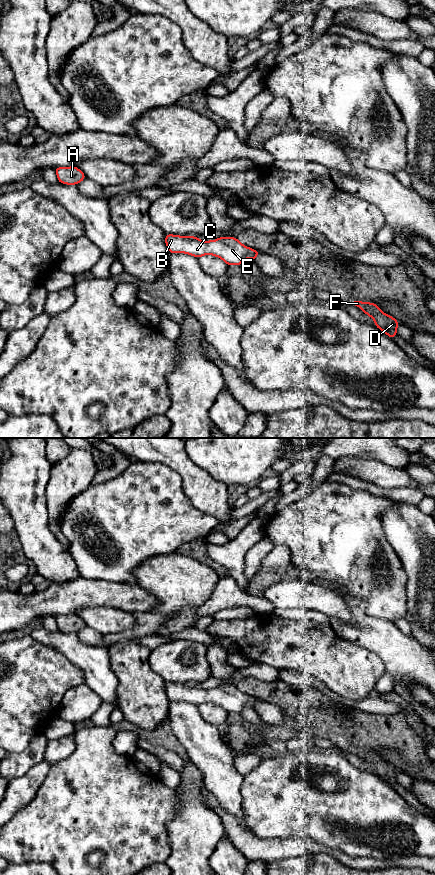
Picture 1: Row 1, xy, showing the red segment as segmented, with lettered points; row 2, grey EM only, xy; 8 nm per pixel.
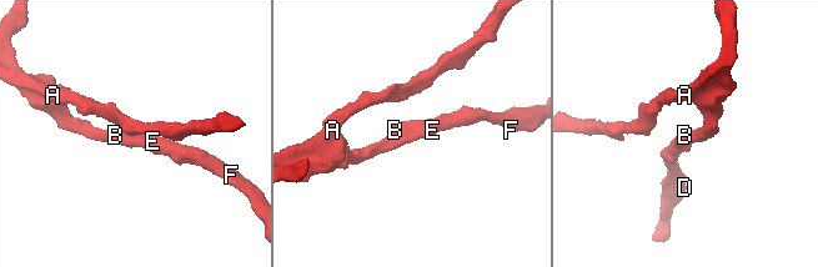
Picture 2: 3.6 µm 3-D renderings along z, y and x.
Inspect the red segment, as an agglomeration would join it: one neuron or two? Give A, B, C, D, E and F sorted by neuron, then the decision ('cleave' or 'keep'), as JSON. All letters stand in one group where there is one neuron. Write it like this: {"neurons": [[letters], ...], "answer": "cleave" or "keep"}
{"neurons": [["A", "B", "C", "D", "E", "F"]], "answer": "keep"}

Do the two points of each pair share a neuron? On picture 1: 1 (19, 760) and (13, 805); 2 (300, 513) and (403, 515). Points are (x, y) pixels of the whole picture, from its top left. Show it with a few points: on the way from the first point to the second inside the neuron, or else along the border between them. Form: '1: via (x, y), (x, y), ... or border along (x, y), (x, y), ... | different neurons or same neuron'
1: border along (37, 764), (10, 781) | different neurons
2: border along (394, 502), (382, 515), (382, 529), (385, 538) | different neurons

